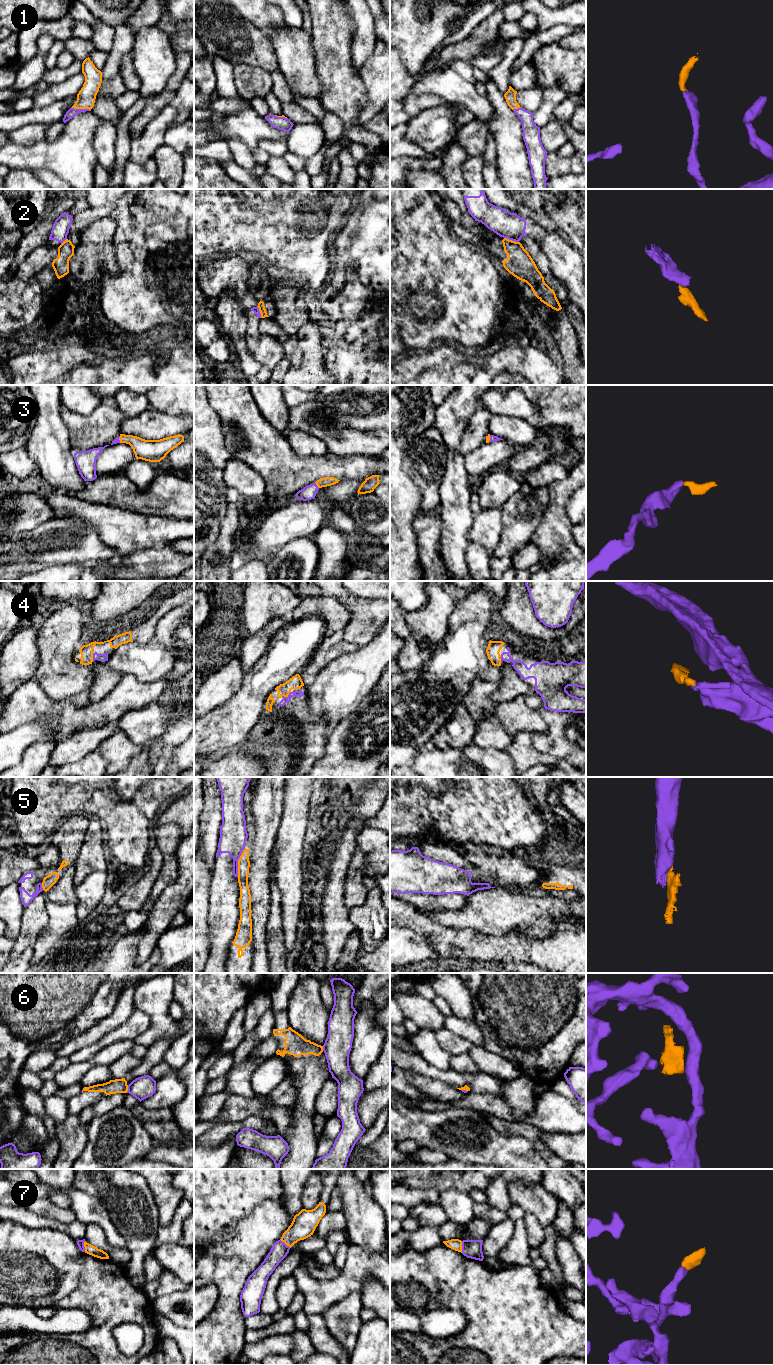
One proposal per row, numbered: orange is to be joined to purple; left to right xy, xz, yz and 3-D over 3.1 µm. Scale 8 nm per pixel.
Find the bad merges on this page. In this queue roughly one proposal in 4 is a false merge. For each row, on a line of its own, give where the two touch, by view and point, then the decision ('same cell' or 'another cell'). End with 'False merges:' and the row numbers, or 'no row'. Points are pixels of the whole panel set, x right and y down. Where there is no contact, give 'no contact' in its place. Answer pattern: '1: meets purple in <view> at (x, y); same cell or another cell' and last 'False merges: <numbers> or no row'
1: meets purple in xy at (81, 109); same cell
2: meets purple in yz at (511, 239); another cell
3: meets purple in xz at (316, 485); same cell
4: meets purple in xz at (288, 695); same cell
5: meets purple in xz at (237, 863); another cell
6: meets purple in xy at (128, 1089); another cell
7: meets purple in yz at (462, 1247); same cell
False merges: 2, 5, 6

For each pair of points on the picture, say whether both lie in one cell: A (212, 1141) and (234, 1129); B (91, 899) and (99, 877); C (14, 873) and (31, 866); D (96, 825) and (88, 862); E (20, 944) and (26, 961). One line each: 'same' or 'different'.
A: same
B: same
C: same
D: same
E: different

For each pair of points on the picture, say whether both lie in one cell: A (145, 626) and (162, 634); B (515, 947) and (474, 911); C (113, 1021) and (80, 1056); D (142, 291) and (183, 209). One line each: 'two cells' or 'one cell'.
A: two cells
B: two cells
C: two cells
D: one cell

